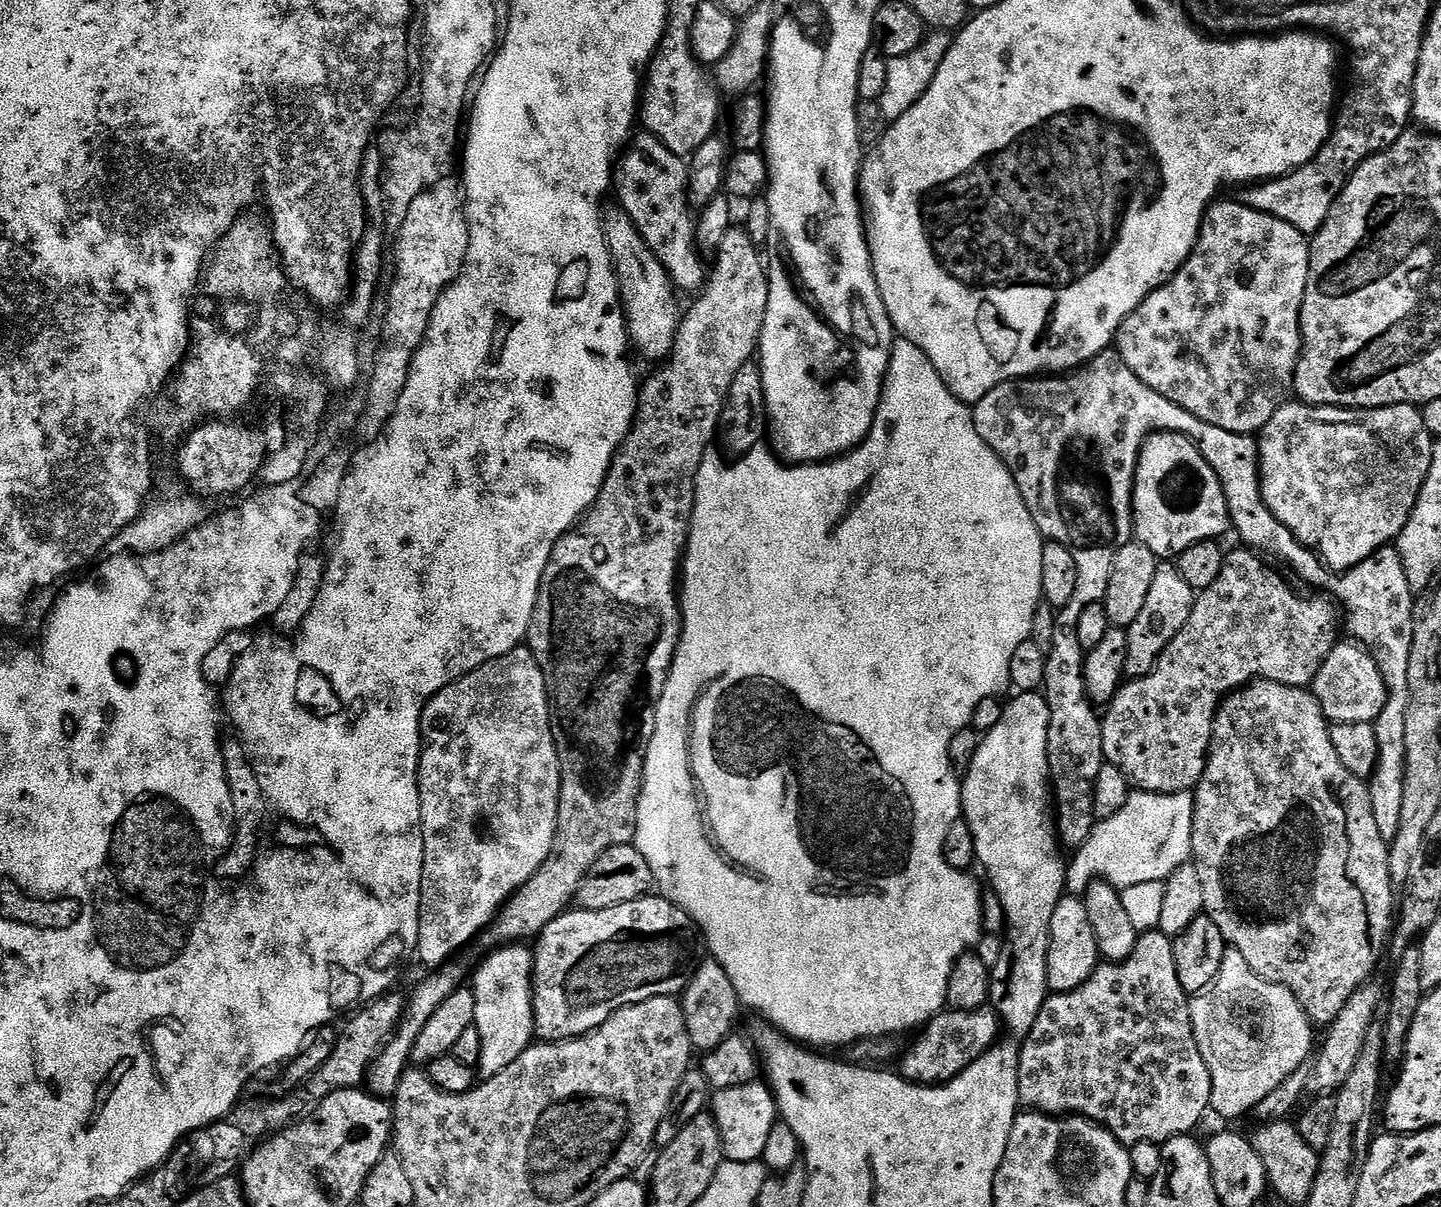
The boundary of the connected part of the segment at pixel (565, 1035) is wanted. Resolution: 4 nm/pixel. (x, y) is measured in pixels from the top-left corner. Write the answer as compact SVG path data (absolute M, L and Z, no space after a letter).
M649 894L638 898L634 902L622 902L622 906L610 906L606 910L569 910L563 912L550 926L540 931L534 944L534 967L532 969L532 1001L534 1002L535 1035L541 1041L572 1040L576 1036L585 1036L590 1030L602 1026L602 1022L609 1020L618 1010L631 1004L646 1002L646 998L659 996L679 997L686 990L688 981L694 978L700 961L705 959L706 945L700 935L700 929L695 922L680 909L679 904L672 904L663 895Z

